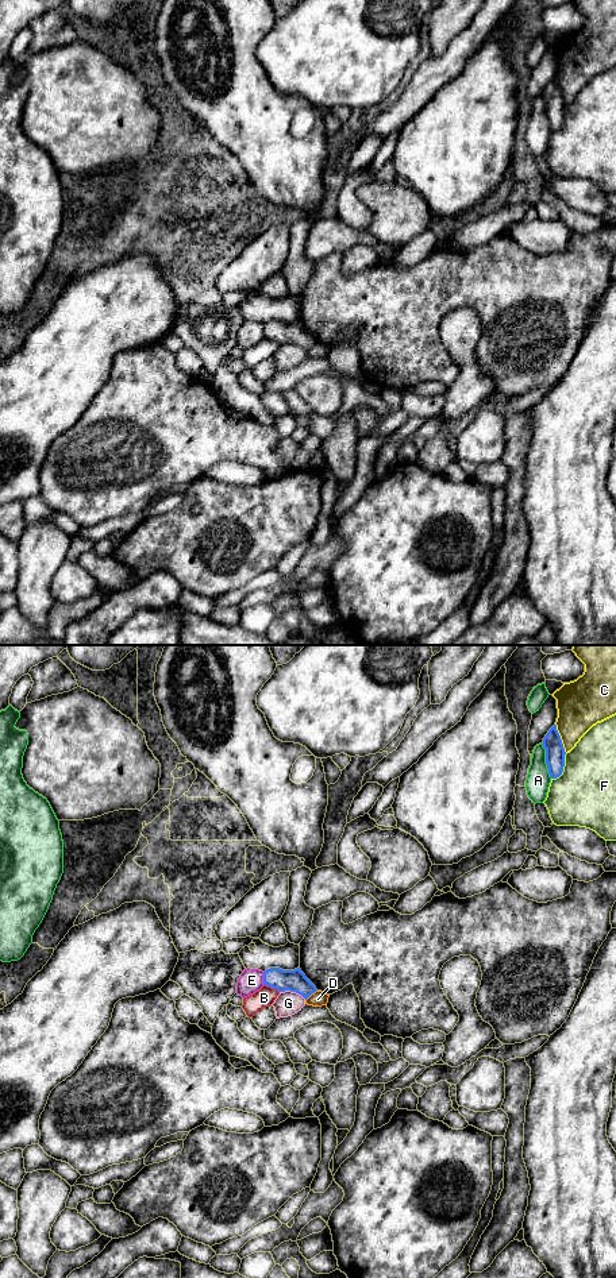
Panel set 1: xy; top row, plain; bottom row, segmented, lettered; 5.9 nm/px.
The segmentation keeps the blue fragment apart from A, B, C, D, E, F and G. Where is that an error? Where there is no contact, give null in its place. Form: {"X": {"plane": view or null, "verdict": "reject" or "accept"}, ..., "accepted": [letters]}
{"A": {"plane": "xy", "verdict": "reject"}, "B": {"plane": "xy", "verdict": "reject"}, "C": {"plane": "xy", "verdict": "reject"}, "D": {"plane": "xy", "verdict": "reject"}, "E": {"plane": "xy", "verdict": "reject"}, "F": {"plane": "xy", "verdict": "reject"}, "G": {"plane": "xy", "verdict": "reject"}, "accepted": []}

